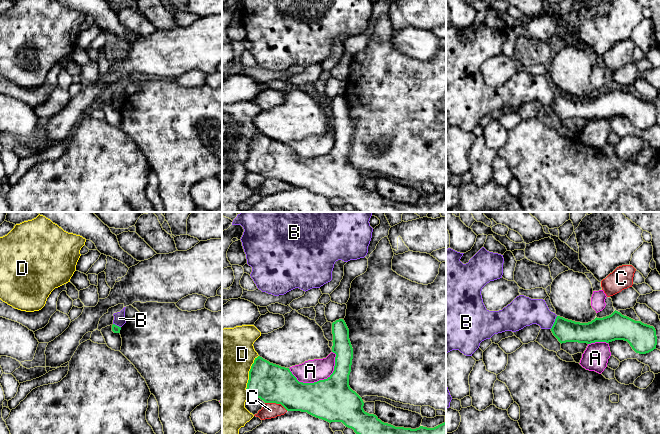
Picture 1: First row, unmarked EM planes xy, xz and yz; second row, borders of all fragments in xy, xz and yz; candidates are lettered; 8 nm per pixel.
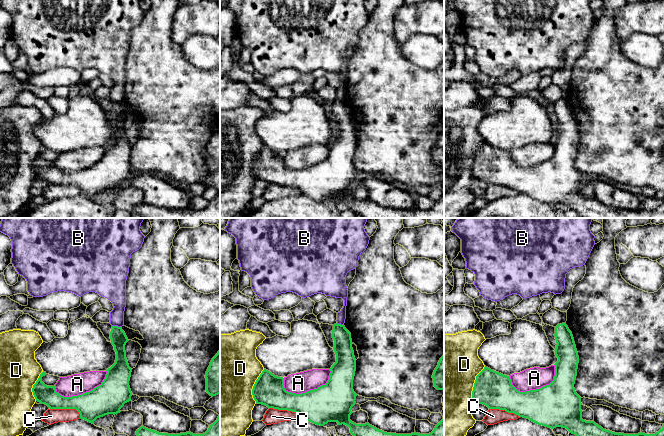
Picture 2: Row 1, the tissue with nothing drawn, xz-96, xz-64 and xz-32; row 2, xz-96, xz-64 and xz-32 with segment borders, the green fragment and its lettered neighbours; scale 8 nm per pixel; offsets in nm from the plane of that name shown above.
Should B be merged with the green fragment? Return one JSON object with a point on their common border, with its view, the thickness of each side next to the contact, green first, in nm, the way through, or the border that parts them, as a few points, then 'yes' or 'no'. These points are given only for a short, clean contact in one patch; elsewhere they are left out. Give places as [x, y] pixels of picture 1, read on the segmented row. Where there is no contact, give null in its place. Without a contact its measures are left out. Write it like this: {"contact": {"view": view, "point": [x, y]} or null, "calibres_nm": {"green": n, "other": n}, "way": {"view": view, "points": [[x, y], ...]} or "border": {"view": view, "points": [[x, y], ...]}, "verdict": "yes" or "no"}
{"contact": {"view": "yz", "point": [554, 322]}, "calibres_nm": {"green": 180, "other": 220}, "border": {"view": "yz", "points": [[557, 316], [550, 328]]}, "verdict": "no"}

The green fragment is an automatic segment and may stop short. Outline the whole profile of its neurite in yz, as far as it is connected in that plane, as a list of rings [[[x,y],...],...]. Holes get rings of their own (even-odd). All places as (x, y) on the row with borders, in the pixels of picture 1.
[[[618,311],[588,323],[580,323],[557,316],[551,328],[553,335],[562,343],[595,343],[627,341],[639,354],[646,354],[657,345],[656,330],[653,326],[635,321]]]

